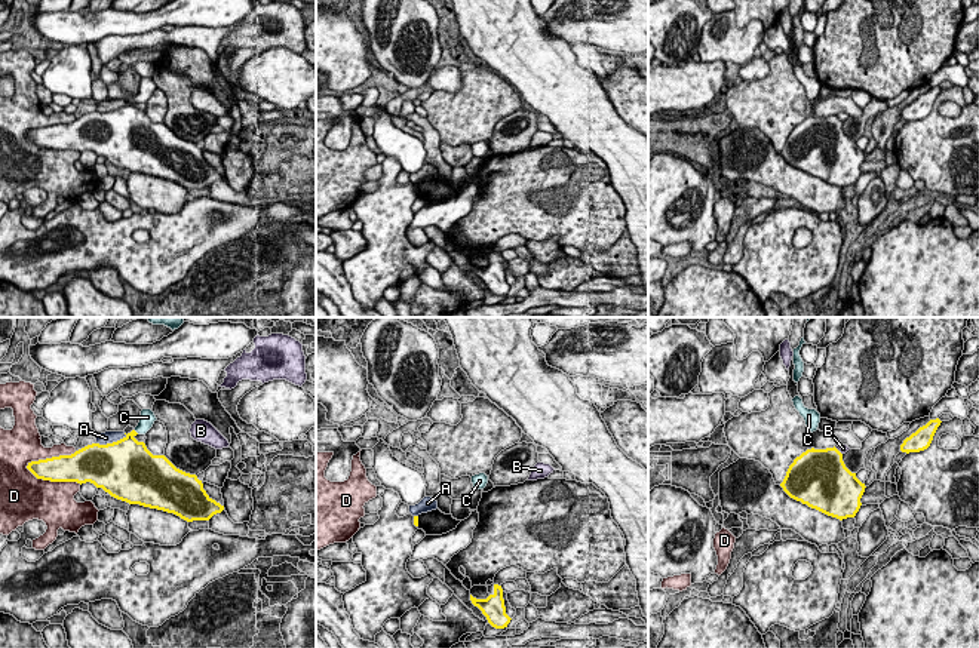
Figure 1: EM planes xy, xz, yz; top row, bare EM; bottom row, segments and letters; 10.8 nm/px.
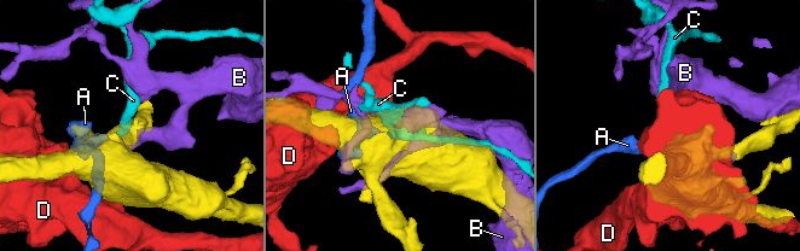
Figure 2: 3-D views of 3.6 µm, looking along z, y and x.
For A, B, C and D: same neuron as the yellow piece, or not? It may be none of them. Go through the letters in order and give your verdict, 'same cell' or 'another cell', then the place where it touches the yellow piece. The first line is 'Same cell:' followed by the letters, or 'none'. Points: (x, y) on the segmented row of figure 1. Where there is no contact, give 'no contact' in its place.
Same cell: C
A: another cell; meets yellow in xy at (113, 442)
B: another cell; meets yellow in yz at (838, 451)
C: same cell; meets yellow in xy at (135, 432)
D: another cell; meets yellow in xy at (54, 481)

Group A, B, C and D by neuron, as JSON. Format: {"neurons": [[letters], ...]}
{"neurons": [["A"], ["B"], ["C"], ["D"]]}

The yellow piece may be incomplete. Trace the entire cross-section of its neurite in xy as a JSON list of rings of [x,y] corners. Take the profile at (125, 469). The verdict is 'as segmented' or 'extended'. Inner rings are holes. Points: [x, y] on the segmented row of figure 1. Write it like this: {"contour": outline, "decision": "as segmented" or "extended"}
{"contour": [[[142,409],[138,426],[123,439],[31,461],[27,469],[43,480],[90,482],[117,500],[174,513],[187,522],[209,520],[224,506],[206,494],[202,480],[177,469],[165,455],[153,455],[135,439],[156,420],[151,409]]], "decision": "extended"}

